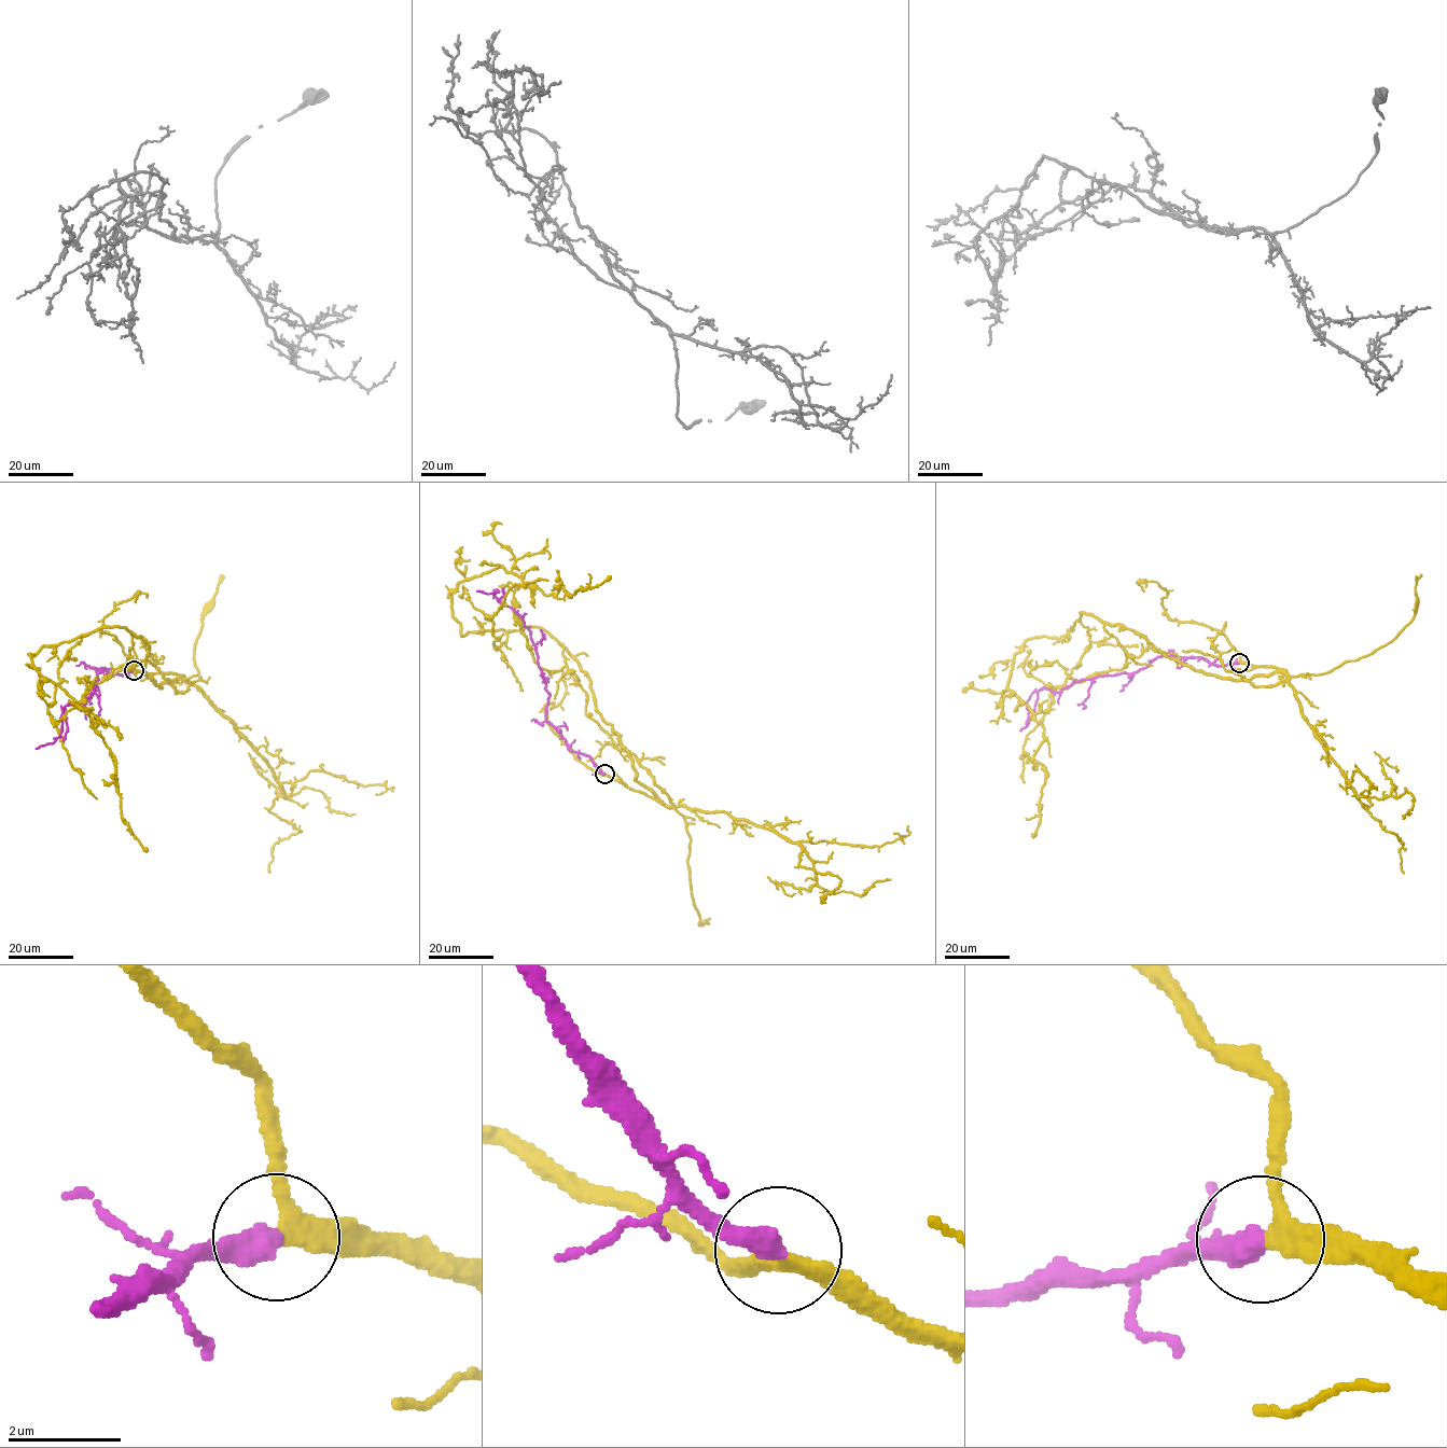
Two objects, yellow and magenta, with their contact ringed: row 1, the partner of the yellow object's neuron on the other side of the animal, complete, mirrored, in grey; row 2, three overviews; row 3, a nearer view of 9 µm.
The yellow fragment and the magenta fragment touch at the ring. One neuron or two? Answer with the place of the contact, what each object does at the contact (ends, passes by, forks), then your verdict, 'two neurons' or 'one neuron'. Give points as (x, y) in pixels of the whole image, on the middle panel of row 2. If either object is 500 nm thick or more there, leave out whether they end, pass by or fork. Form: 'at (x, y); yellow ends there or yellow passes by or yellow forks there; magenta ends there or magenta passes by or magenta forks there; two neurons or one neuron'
at (604, 774); yellow passes by; magenta ends there; one neuron

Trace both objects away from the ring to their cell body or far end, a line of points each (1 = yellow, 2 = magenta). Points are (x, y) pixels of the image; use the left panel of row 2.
1: (134, 671), (178, 677), (159, 687), (145, 640), (119, 627), (29, 654), (114, 756), (122, 820), (148, 850)
2: (134, 671), (121, 674), (91, 667), (98, 679), (92, 693), (81, 707), (61, 709), (60, 735), (36, 749)

